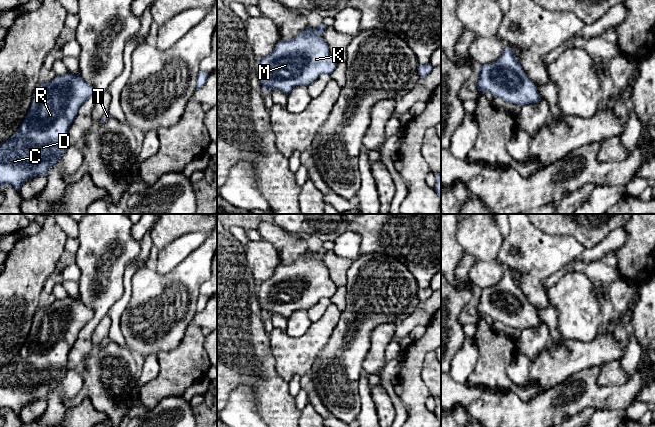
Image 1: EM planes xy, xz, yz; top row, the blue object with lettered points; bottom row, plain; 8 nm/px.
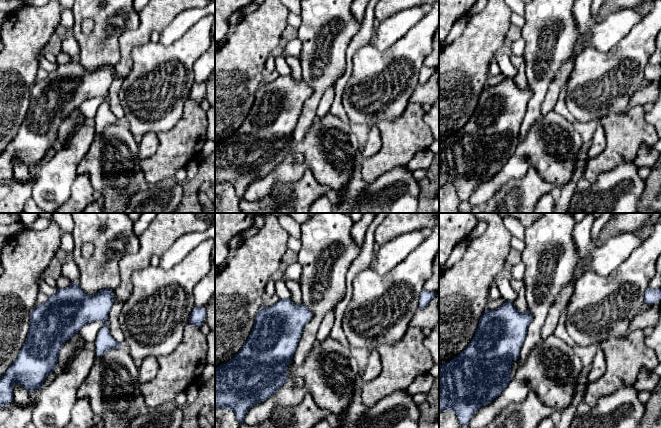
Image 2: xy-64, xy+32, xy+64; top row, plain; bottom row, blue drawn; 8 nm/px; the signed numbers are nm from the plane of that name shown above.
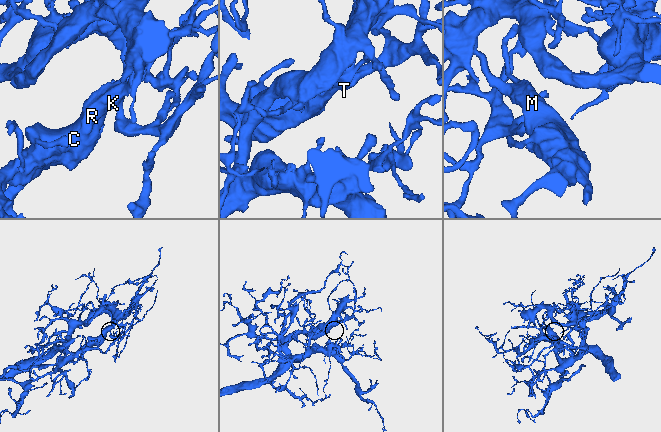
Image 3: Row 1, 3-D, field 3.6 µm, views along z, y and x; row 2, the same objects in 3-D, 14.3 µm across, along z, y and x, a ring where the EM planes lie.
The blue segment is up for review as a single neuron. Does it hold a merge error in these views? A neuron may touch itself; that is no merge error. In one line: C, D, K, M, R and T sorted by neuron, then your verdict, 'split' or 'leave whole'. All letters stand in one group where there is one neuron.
groups C D K M R T; leave whole

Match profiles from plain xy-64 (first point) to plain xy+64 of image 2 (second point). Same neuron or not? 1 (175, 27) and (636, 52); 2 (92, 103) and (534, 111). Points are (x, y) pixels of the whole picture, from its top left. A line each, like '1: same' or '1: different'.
1: different
2: different

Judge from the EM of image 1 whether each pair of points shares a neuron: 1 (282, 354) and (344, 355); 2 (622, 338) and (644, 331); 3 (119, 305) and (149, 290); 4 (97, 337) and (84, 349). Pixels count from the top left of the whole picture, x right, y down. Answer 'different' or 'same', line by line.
1: different
2: different
3: different
4: different

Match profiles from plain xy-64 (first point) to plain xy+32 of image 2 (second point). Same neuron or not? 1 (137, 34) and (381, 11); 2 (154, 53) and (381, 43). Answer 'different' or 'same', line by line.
1: same
2: different

